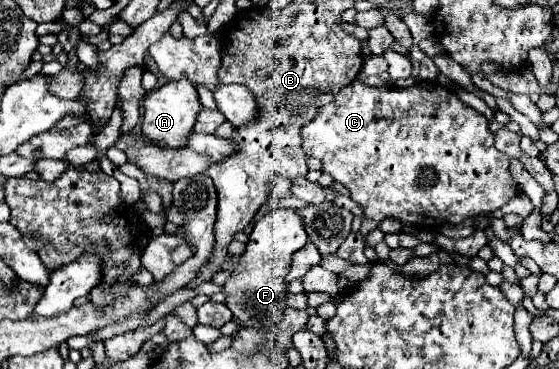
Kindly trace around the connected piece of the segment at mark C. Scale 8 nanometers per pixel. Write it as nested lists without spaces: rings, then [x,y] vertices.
[[[354,81],[350,83],[346,89],[342,89],[338,93],[338,97],[334,97],[334,101],[322,105],[316,113],[316,117],[302,129],[302,147],[308,155],[314,155],[322,161],[322,171],[328,173],[334,181],[342,183],[350,197],[362,207],[364,211],[364,221],[362,221],[362,227],[360,227],[360,235],[366,237],[370,231],[374,231],[384,219],[396,219],[400,223],[410,223],[410,225],[440,225],[440,223],[452,223],[452,225],[458,225],[462,223],[464,219],[468,217],[476,217],[480,213],[490,213],[498,207],[502,207],[510,197],[514,197],[518,193],[518,185],[516,181],[512,179],[510,175],[510,159],[500,153],[496,147],[494,147],[494,135],[492,131],[488,129],[488,119],[484,115],[480,115],[476,109],[464,105],[458,95],[442,85],[414,85],[414,87],[406,87],[406,89],[400,89],[400,87],[392,87],[392,89],[376,89],[376,87],[368,87],[364,85],[362,81]]]

